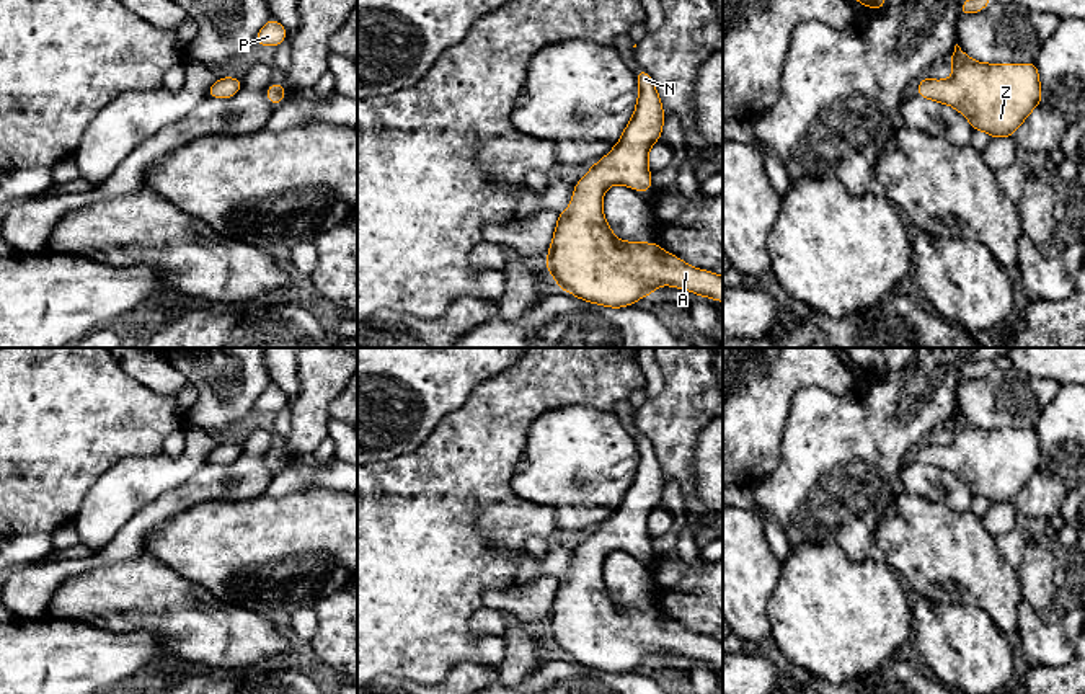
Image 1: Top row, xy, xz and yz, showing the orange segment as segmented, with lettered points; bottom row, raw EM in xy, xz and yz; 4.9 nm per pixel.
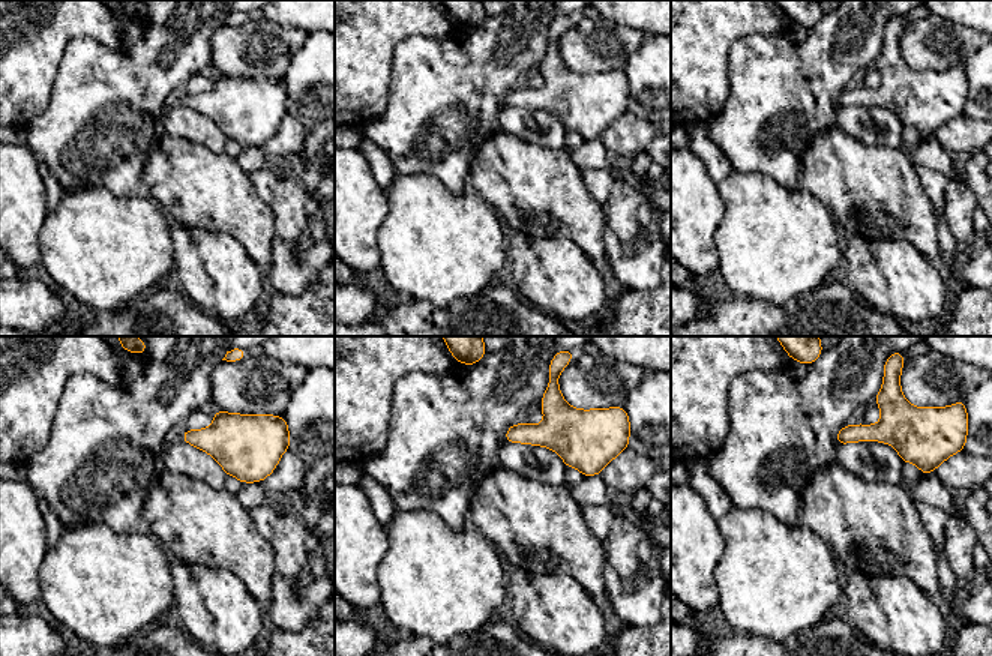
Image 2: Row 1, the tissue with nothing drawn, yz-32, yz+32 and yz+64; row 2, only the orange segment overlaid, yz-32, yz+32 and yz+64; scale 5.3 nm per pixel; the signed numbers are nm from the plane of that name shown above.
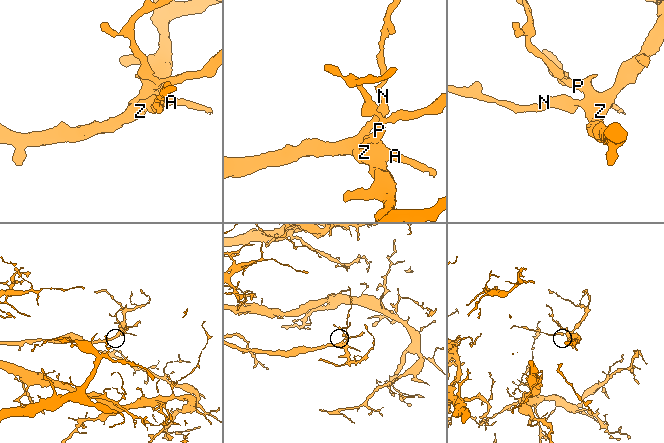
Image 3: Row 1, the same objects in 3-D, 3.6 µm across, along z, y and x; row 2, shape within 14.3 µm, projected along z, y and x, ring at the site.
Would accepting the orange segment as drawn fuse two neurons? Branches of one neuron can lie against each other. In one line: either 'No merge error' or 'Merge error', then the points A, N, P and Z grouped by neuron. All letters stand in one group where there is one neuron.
No merge error. Groups: A N P Z

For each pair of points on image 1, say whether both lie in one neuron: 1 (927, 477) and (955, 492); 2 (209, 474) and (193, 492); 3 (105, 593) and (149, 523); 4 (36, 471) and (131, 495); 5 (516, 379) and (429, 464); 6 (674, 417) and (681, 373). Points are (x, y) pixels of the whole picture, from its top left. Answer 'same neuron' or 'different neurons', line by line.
1: same neuron
2: same neuron
3: different neurons
4: different neurons
5: same neuron
6: same neuron

